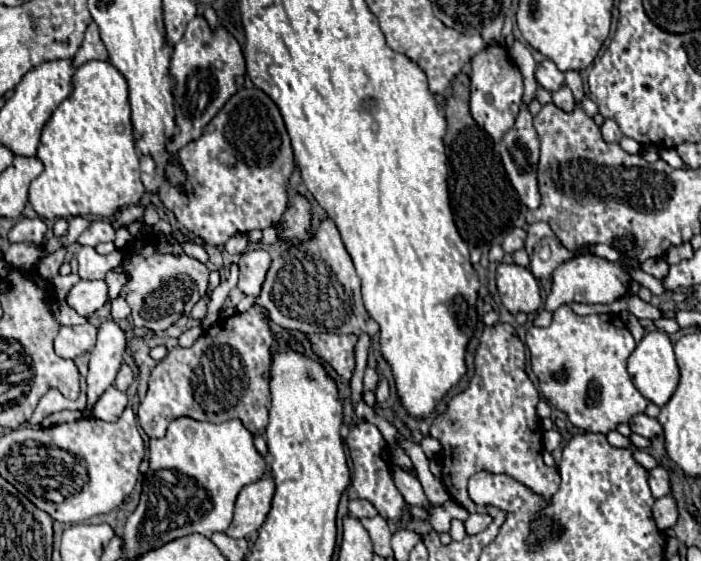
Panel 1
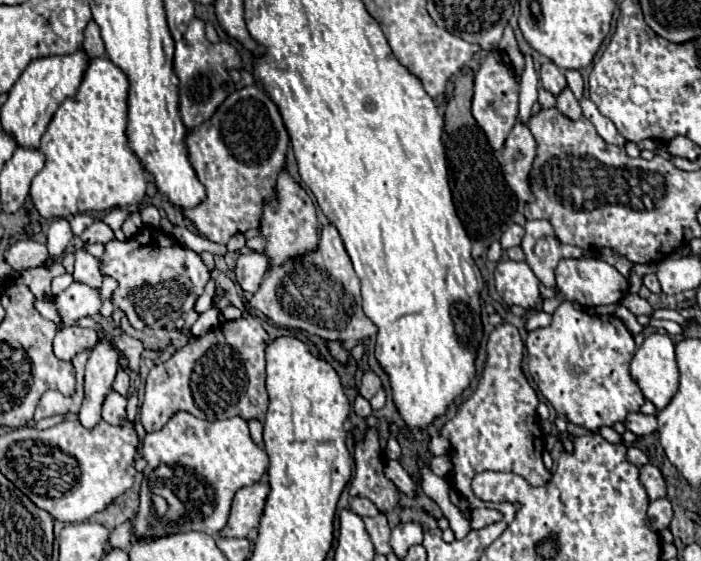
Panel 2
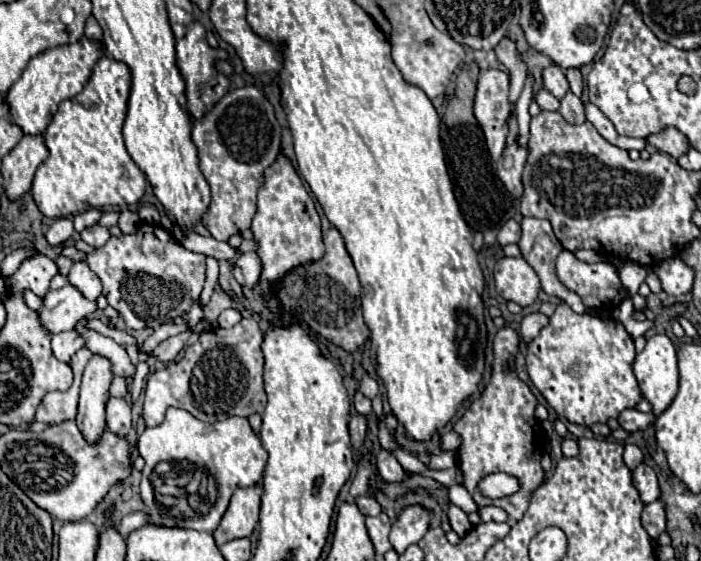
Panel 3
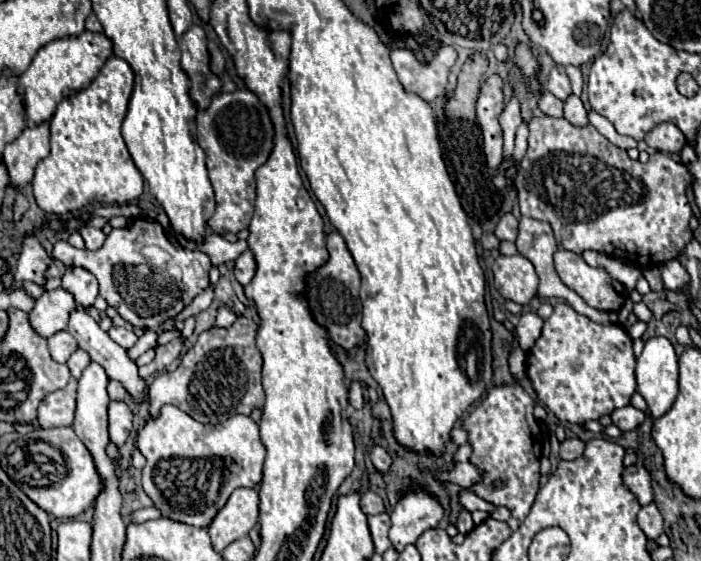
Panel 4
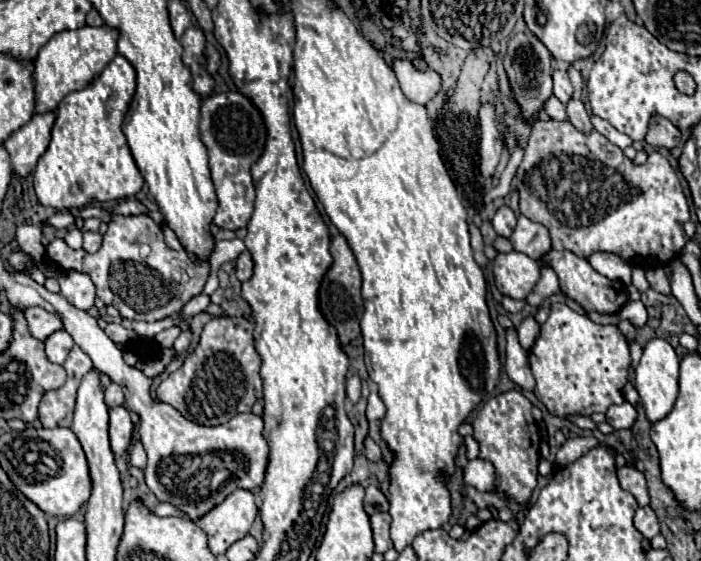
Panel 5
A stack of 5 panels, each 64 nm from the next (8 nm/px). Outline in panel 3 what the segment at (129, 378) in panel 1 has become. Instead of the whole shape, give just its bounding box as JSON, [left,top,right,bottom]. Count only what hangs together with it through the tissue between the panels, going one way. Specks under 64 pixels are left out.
[110,376,128,398]

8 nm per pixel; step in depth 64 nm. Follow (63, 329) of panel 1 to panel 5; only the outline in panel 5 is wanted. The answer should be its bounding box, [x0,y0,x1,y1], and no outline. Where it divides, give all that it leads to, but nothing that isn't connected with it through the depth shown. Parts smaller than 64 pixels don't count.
[44,330,74,364]

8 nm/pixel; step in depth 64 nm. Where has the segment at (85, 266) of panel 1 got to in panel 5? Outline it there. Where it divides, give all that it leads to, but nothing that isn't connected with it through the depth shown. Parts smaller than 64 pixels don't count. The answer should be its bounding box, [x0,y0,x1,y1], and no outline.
[60,270,96,310]

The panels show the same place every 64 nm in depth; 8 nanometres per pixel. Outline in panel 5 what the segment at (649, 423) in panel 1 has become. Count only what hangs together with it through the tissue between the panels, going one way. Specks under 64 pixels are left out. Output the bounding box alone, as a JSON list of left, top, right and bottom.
[606,402,638,430]

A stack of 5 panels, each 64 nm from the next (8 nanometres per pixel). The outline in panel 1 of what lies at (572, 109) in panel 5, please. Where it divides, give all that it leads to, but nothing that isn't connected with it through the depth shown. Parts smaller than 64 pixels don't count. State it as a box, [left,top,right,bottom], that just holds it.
[552,84,574,110]

